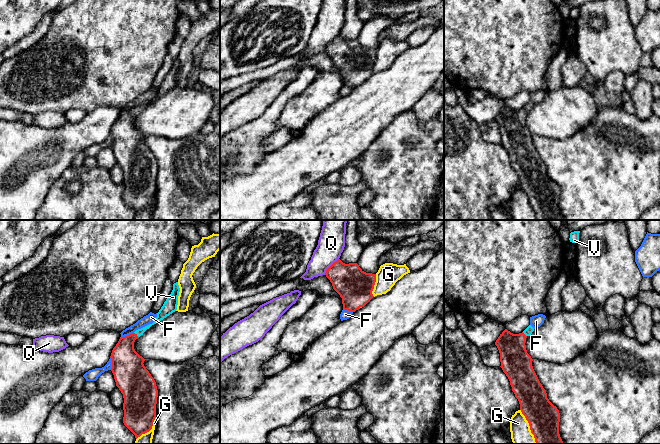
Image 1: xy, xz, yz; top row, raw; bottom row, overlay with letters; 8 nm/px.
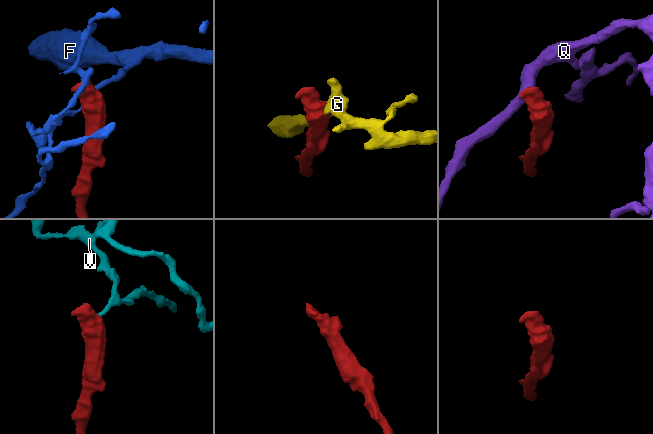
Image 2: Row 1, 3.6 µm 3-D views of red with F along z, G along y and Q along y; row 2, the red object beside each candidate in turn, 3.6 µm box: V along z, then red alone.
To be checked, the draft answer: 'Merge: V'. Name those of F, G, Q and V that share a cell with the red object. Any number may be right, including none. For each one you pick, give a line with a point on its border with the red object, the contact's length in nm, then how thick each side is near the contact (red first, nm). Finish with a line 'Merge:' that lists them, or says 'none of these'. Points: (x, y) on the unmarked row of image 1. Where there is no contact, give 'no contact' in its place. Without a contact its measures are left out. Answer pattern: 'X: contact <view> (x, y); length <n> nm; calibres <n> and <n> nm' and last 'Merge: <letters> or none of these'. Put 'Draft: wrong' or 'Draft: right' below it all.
V: contact xy (136, 110); length 50 nm; calibres 240 and 60 nm
Merge: V
Draft: right

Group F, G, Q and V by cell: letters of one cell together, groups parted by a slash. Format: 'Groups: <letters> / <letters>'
Groups: F / G / Q / V

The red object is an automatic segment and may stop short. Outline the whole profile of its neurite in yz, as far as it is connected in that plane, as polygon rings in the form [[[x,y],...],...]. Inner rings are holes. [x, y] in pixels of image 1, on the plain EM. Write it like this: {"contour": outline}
{"contour": [[[529,101],[522,109],[513,110],[505,105],[495,118],[499,129],[503,148],[510,157],[512,167],[520,180],[520,186],[529,199],[536,220],[563,220],[559,210],[560,189],[547,174],[546,166],[540,159],[532,142],[533,135],[526,126],[526,114],[534,104]]]}

